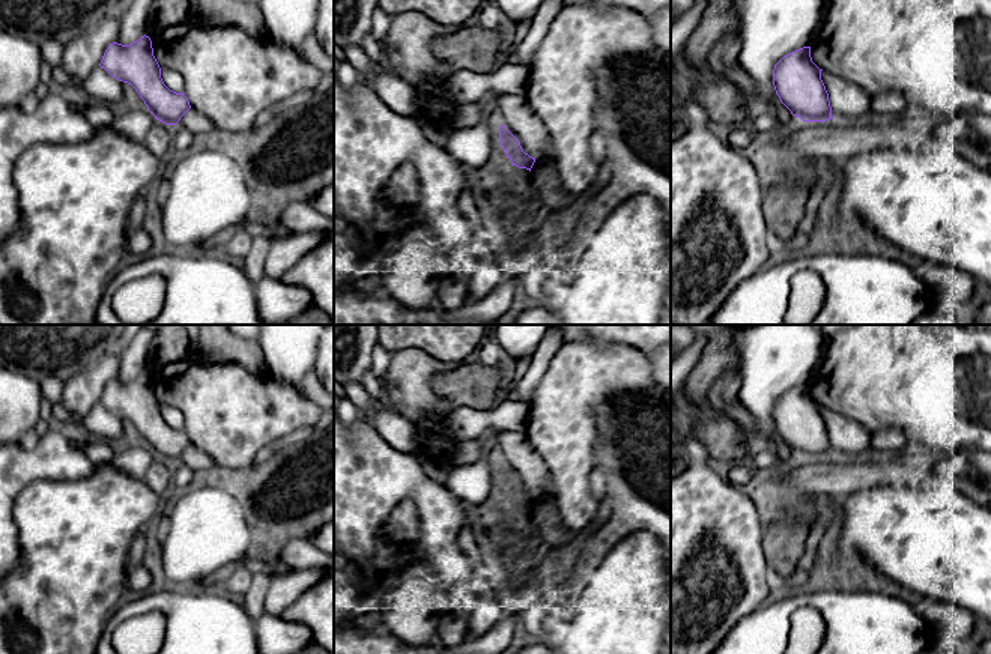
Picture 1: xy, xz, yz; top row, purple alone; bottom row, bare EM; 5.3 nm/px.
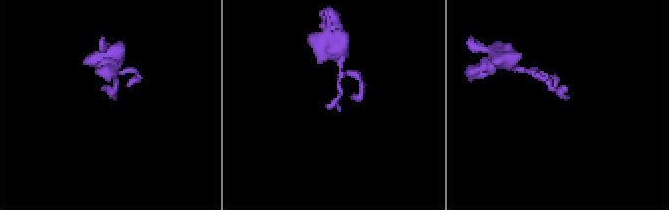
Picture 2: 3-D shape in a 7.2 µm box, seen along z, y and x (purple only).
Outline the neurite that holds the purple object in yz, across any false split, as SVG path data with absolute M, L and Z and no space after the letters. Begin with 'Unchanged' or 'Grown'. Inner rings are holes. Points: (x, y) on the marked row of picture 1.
Unchanged. M811 47L783 56L773 69L773 86L780 102L803 122L832 117L829 93L821 71L811 57Z

